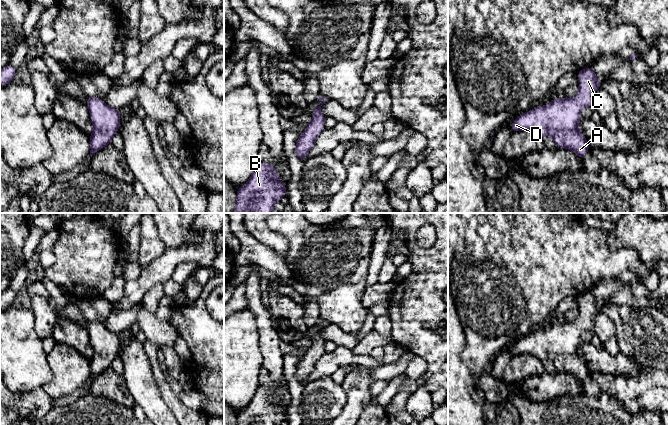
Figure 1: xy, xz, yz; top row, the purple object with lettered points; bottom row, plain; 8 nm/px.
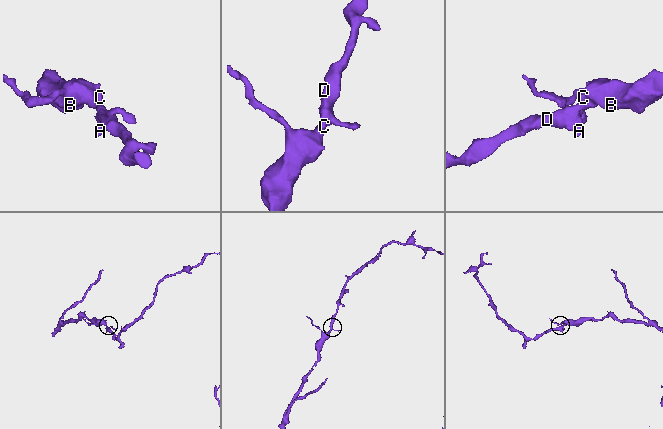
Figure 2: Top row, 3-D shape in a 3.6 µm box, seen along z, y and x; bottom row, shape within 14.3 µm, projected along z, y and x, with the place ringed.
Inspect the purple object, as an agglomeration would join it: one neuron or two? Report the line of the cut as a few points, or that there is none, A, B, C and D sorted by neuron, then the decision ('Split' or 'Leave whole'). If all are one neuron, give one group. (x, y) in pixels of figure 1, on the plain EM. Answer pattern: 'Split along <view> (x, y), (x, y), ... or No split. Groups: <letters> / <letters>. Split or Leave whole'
No split. Groups: A B C D. Leave whole

